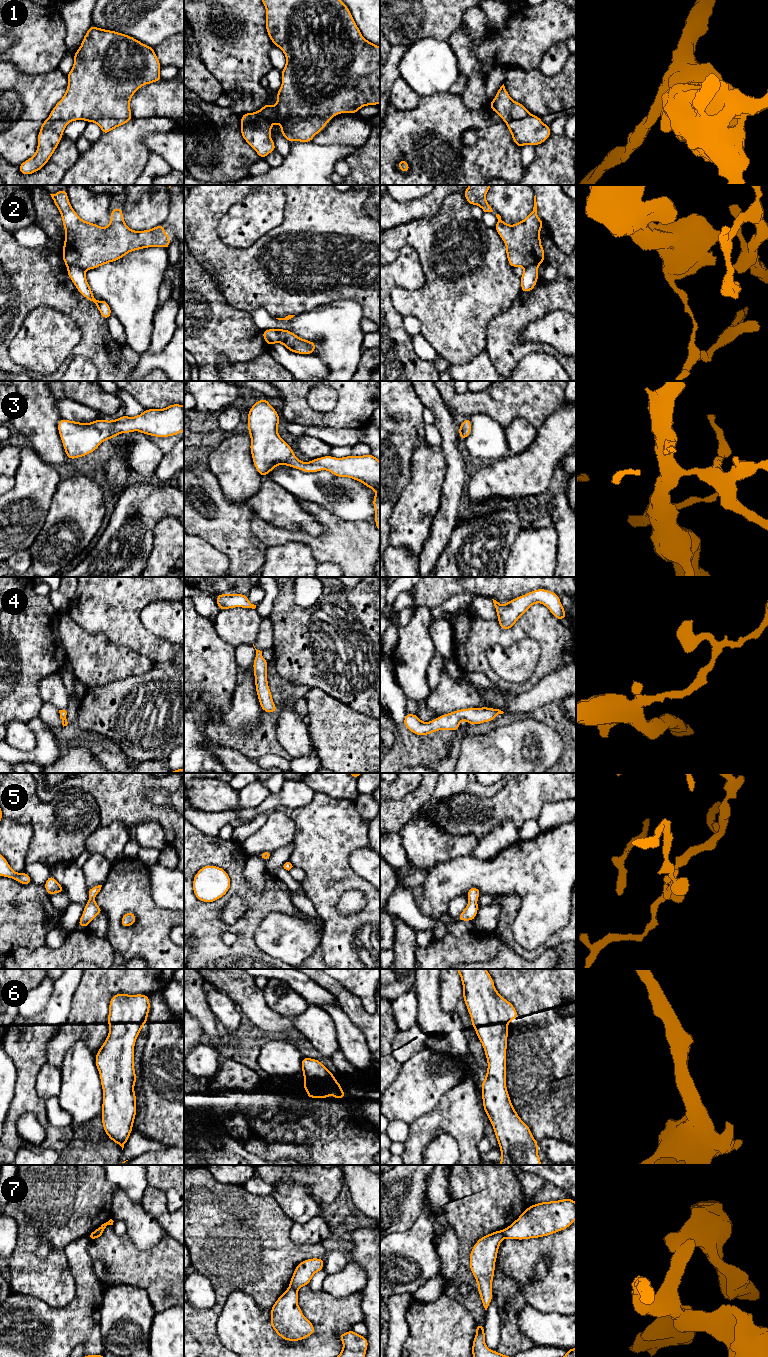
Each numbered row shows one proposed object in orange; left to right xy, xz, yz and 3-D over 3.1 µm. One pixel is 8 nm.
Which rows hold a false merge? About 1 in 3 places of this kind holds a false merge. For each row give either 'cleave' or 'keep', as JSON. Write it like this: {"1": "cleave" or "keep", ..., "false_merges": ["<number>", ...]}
{"1": "keep", "2": "cleave", "3": "keep", "4": "keep", "5": "keep", "6": "keep", "7": "cleave", "false_merges": ["2", "7"]}

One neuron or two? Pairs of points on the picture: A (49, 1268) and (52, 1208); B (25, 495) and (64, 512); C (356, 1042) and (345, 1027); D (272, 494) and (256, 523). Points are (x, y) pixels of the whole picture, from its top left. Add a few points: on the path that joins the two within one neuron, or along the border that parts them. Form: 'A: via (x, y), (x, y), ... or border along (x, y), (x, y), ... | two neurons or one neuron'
A: via (56, 1253), (56, 1223) | one neuron
B: border along (58, 484), (44, 525), (41, 528) | two neurons
C: via (352, 1038), (347, 1031) | one neuron
D: border along (254, 512), (261, 519), (280, 528) | two neurons

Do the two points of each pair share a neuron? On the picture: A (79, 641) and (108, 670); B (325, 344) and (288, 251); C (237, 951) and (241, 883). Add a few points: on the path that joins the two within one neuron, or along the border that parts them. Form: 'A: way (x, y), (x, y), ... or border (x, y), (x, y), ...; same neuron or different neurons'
A: way (86, 648), (101, 663); same neuron
B: border (334, 301), (321, 304), (295, 315); different neurons
C: way (246, 934), (246, 926), (253, 917), (253, 900); same neuron

